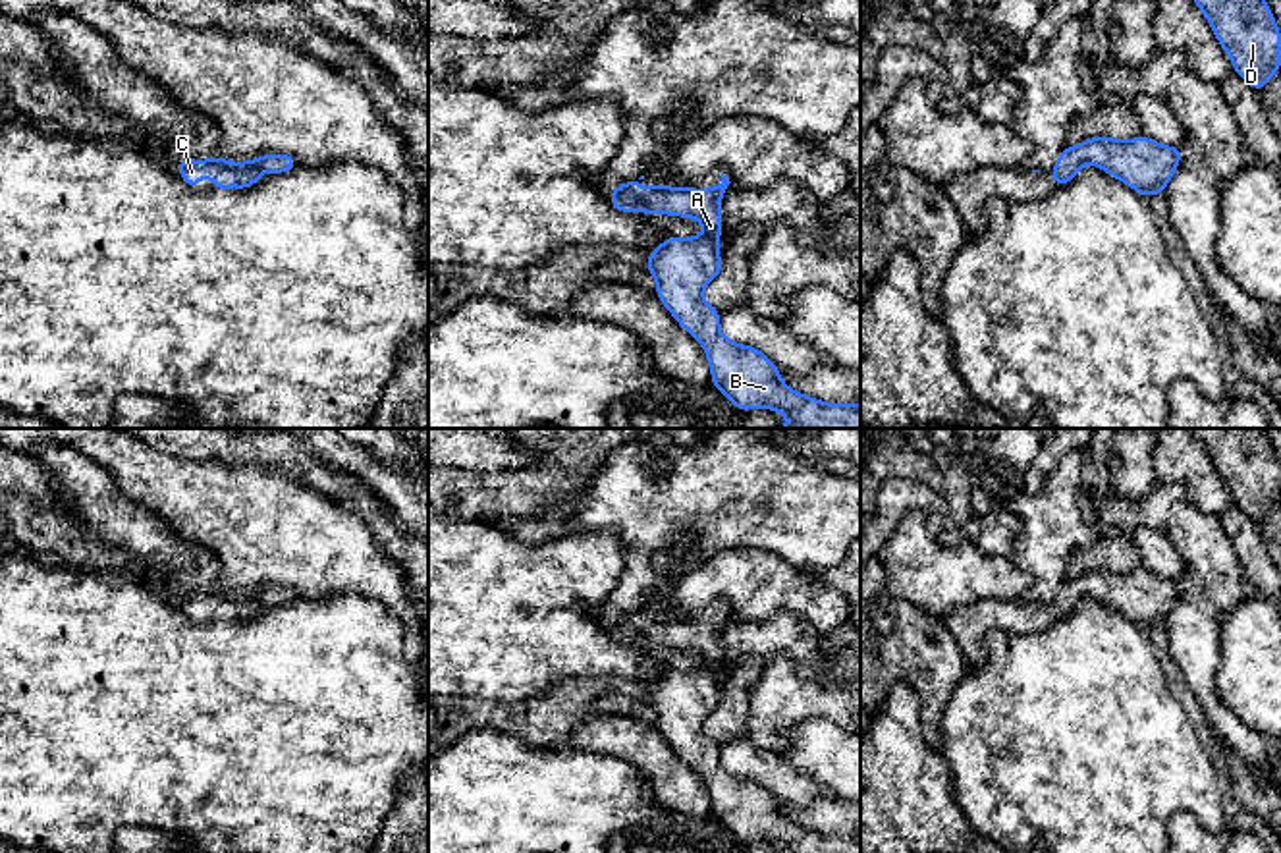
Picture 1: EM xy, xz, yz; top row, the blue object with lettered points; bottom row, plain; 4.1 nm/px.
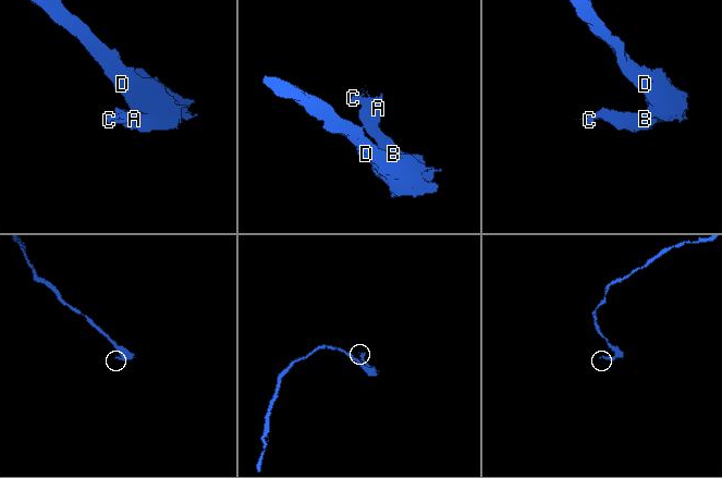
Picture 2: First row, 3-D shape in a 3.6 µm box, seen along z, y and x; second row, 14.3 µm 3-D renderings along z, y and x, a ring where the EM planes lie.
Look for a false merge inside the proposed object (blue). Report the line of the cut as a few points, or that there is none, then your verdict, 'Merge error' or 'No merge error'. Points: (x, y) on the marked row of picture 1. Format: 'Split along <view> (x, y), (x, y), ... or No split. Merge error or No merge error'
No split. No merge error

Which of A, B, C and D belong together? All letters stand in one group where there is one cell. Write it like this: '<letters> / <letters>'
A B C D

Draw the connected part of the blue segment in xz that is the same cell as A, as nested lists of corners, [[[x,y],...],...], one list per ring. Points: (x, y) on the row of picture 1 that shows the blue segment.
[[[722,176],[712,189],[640,187],[637,181],[612,189],[615,210],[685,216],[702,224],[698,237],[668,237],[650,251],[648,272],[658,284],[660,301],[704,347],[712,384],[741,411],[762,407],[783,413],[789,423],[781,428],[860,428],[860,403],[837,405],[795,392],[762,351],[722,336],[720,313],[702,293],[722,274],[720,203],[731,183],[729,176]]]

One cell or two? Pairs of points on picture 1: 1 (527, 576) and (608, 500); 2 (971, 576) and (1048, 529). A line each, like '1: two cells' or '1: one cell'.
1: two cells
2: two cells

